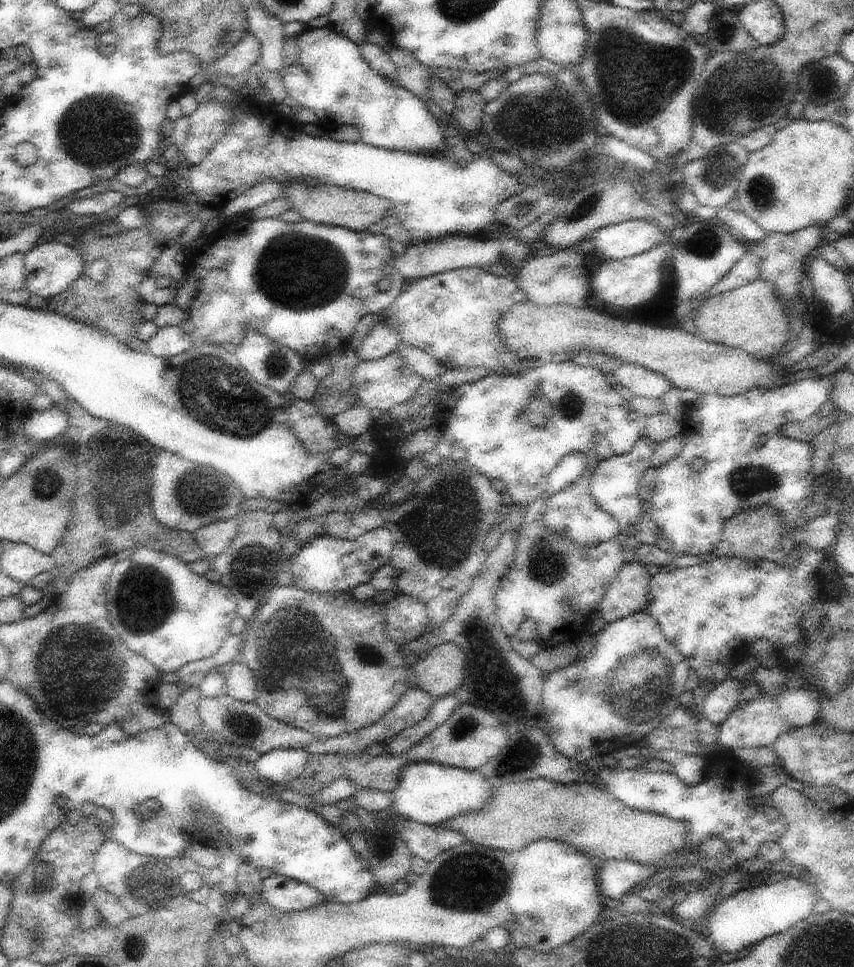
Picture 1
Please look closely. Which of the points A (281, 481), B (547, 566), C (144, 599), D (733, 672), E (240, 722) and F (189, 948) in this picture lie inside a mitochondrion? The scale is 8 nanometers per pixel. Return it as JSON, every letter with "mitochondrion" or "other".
{"A":"other","B":"mitochondrion","C":"mitochondrion","D":"other","E":"mitochondrion","F":"other"}

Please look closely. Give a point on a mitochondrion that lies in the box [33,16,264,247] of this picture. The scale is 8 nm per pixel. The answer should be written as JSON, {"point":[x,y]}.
{"point":[98,132]}

